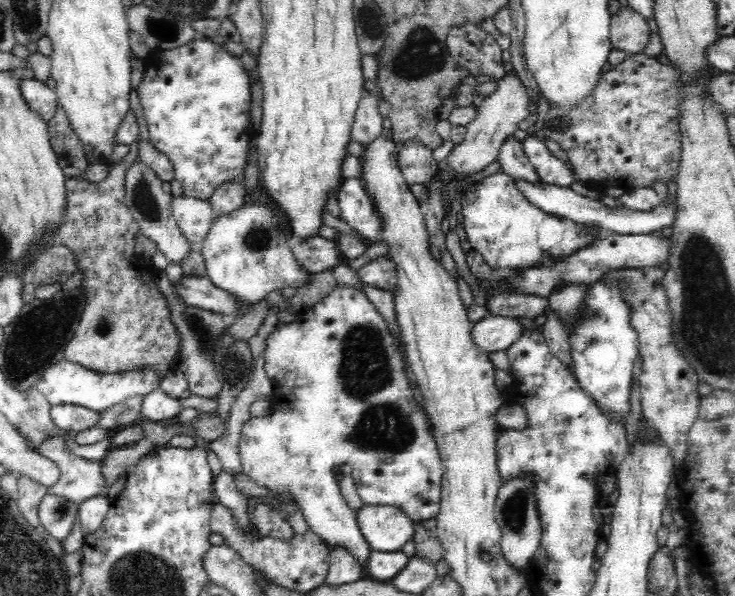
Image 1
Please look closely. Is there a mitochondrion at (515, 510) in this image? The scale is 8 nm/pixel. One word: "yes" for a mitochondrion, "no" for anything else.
yes

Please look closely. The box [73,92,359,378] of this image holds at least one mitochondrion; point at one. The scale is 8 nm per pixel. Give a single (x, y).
(144, 200)

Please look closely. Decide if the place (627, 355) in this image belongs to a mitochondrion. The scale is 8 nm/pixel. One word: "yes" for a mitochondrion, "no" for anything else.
no

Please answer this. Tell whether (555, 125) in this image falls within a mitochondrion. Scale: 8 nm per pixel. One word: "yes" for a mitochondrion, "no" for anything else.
no

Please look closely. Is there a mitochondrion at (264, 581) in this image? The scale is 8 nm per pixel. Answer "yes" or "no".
no

